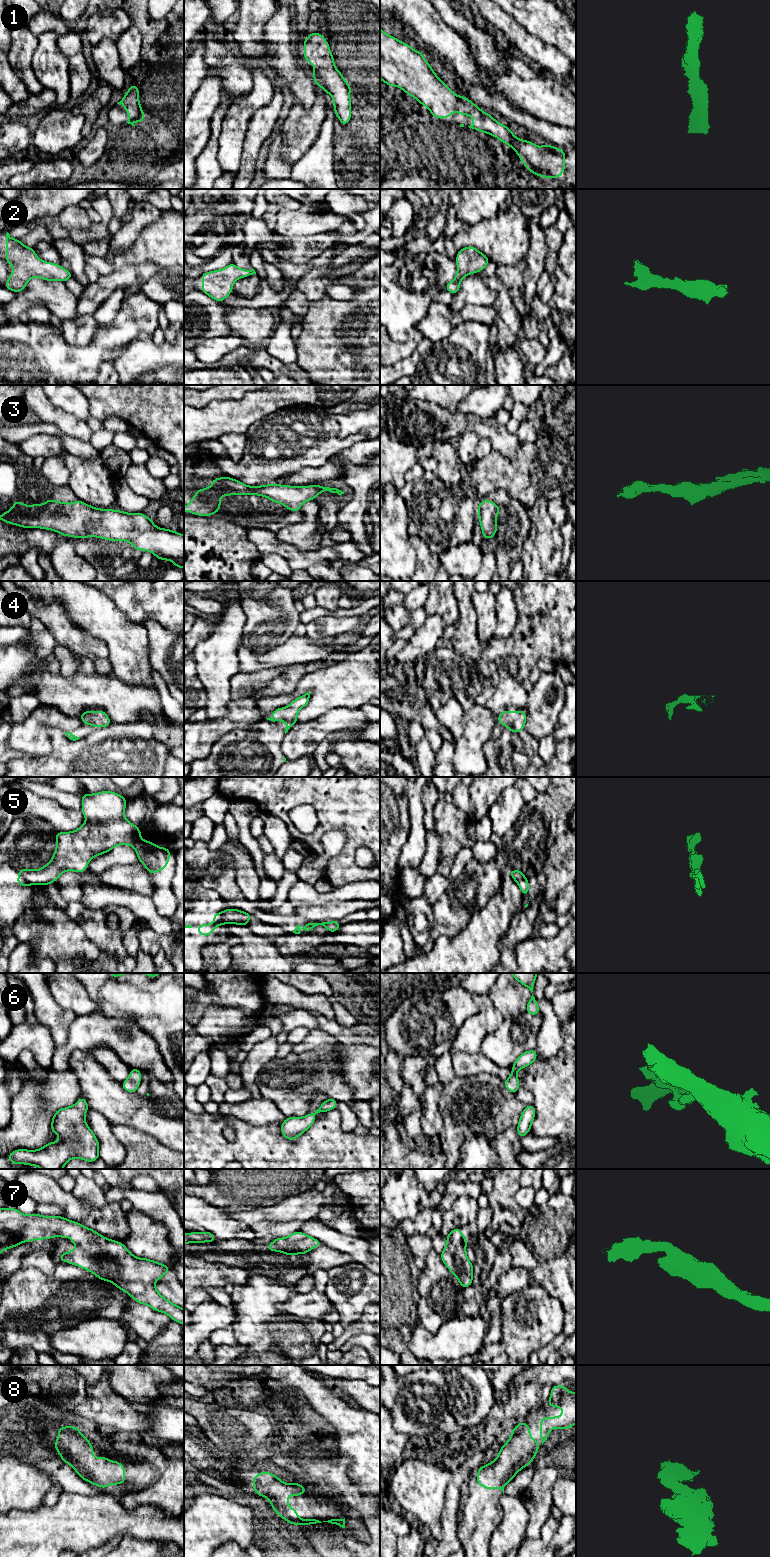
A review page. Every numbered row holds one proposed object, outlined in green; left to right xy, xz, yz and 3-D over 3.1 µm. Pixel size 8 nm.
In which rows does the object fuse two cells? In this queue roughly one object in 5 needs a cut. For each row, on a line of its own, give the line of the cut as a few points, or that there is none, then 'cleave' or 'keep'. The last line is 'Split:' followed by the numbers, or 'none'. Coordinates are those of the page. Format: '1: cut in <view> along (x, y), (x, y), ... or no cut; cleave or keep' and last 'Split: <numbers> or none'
1: no cut; keep
2: no cut; keep
3: no cut; keep
4: no cut; keep
5: cut in xy along (19, 873), (30, 884); cleave
6: no cut; keep
7: no cut; keep
8: no cut; keep
Split: 5

